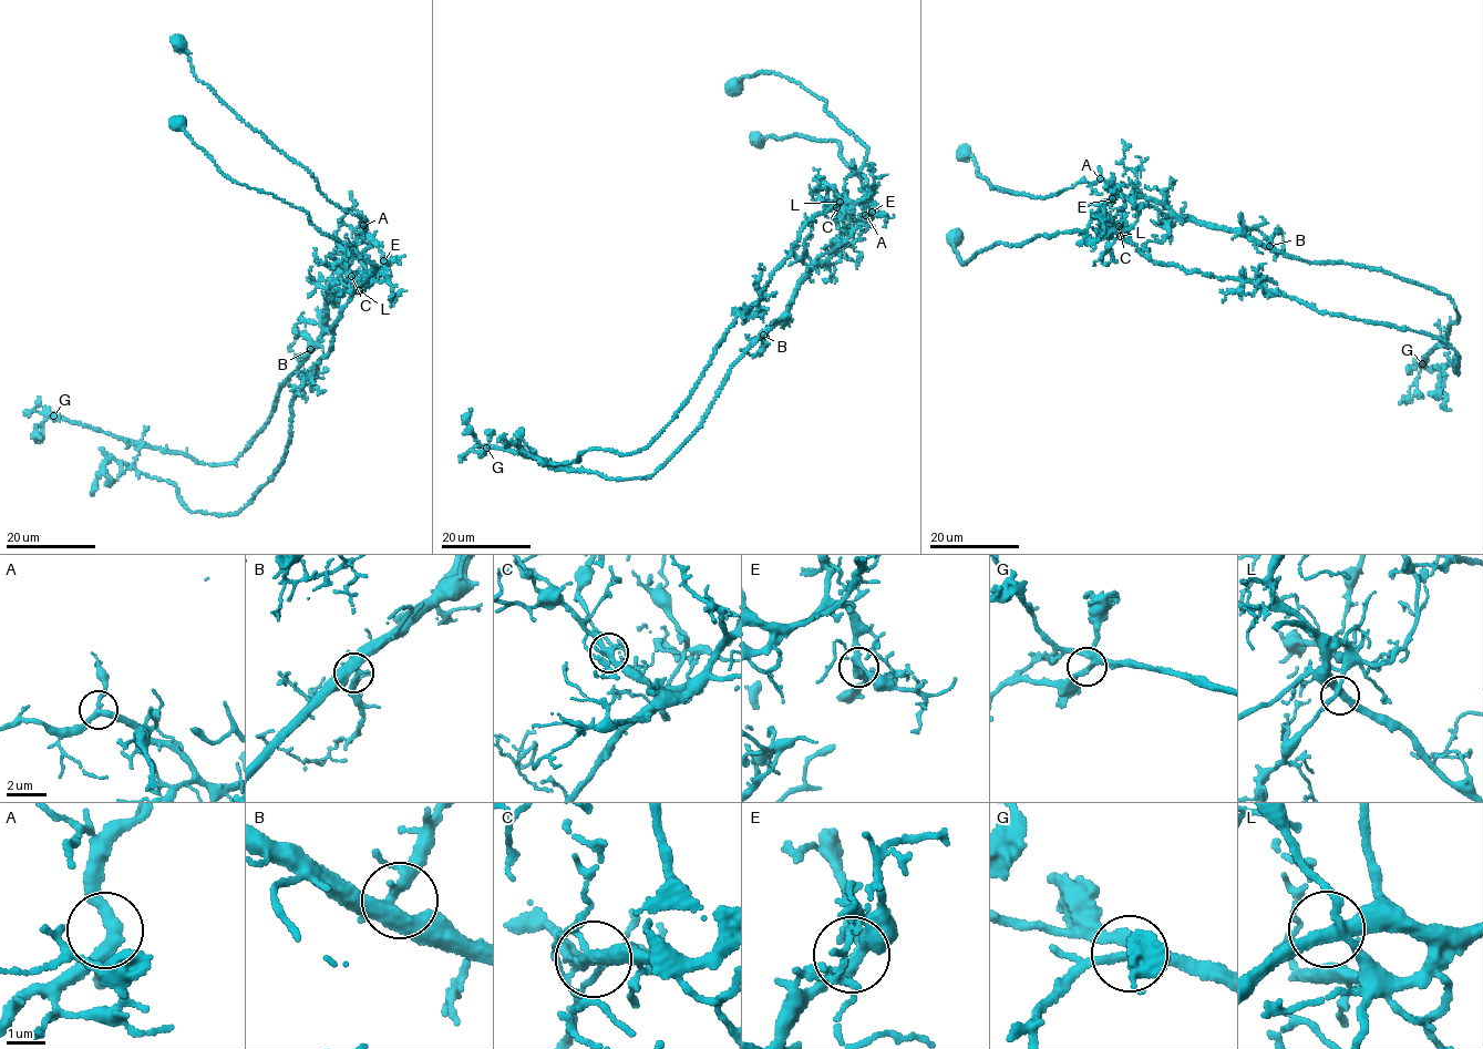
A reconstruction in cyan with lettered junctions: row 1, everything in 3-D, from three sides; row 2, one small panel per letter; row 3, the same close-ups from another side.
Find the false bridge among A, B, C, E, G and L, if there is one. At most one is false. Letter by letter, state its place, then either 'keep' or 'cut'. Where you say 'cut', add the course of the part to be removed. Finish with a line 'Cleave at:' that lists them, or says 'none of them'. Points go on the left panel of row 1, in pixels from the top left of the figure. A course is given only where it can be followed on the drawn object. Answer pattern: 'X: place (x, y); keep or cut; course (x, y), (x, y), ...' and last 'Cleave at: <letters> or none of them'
A: place (363, 225); keep
B: place (310, 349); keep
C: place (351, 276); cut; course (351, 276), (361, 288), (294, 398), (280, 465), (247, 504), (193, 513), (173, 484), (113, 459), (93, 496)
E: place (383, 260); keep
G: place (53, 415); keep
L: place (359, 290); keep
Cleave at: C

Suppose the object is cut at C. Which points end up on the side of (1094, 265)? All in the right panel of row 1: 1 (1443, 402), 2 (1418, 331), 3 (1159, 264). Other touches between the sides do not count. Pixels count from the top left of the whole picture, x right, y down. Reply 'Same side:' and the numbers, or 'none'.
Same side: 1, 2, 3

